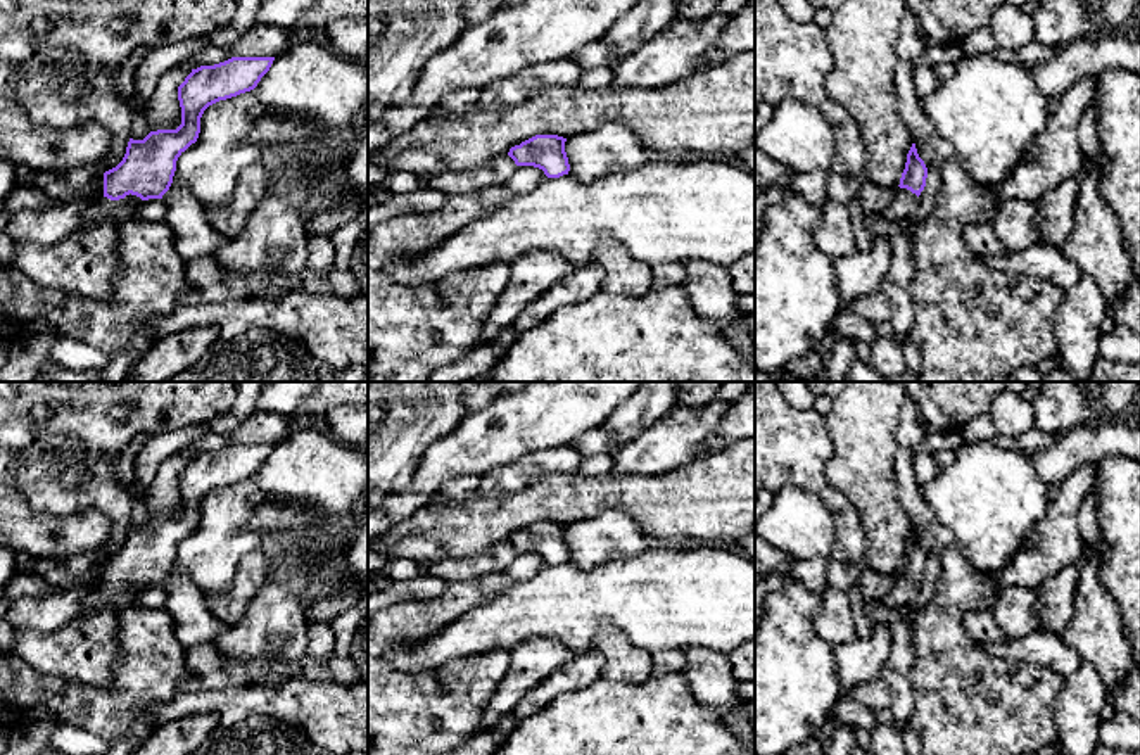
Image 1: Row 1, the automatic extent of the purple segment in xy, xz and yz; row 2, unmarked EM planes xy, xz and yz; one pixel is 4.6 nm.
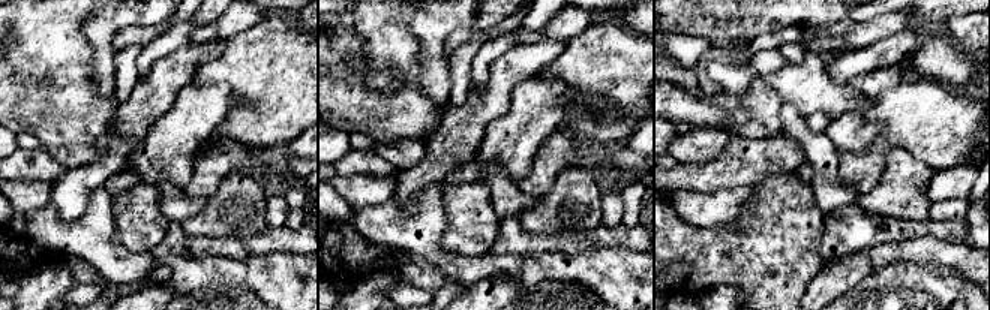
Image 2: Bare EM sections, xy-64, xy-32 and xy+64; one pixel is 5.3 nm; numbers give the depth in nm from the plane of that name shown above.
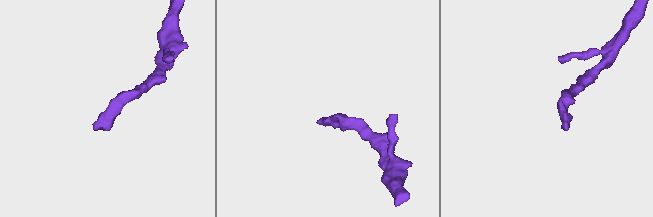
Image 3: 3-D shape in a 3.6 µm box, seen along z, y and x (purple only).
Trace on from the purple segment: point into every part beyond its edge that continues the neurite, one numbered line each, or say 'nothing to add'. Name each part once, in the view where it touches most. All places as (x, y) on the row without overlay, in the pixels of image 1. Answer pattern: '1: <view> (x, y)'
1: xy (104, 596)

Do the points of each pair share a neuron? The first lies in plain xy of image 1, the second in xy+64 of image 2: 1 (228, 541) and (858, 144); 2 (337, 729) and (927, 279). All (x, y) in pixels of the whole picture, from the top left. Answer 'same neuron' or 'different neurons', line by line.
1: same neuron
2: different neurons

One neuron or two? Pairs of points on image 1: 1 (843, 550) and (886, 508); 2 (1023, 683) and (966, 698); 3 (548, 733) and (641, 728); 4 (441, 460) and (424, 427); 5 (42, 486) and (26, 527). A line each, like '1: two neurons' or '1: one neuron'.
1: two neurons
2: one neuron
3: one neuron
4: two neurons
5: two neurons

